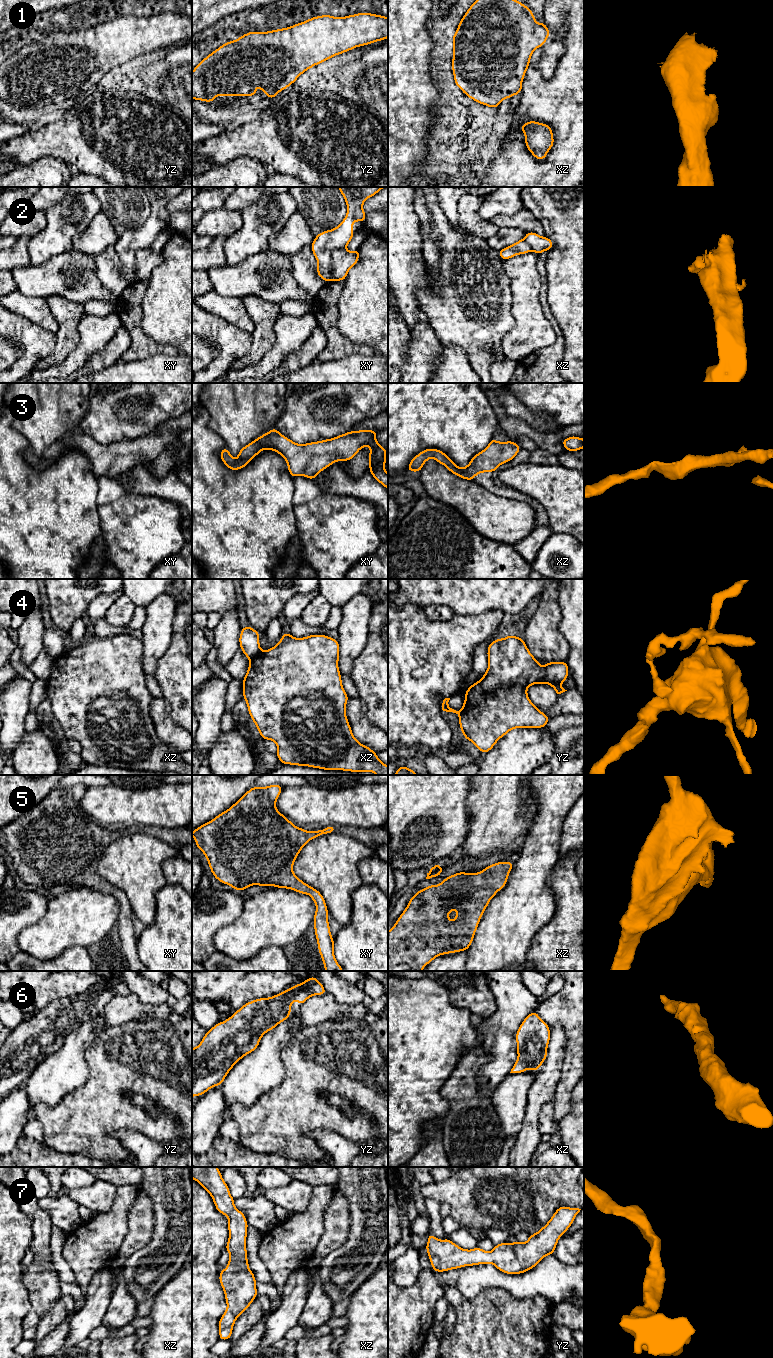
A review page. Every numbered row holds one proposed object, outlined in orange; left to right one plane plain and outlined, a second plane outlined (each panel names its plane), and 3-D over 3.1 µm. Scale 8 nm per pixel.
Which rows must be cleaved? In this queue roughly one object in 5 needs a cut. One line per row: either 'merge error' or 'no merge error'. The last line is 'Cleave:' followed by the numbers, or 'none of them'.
1: no merge error
2: merge error
3: no merge error
4: merge error
5: no merge error
6: no merge error
7: no merge error
Cleave: 2, 4

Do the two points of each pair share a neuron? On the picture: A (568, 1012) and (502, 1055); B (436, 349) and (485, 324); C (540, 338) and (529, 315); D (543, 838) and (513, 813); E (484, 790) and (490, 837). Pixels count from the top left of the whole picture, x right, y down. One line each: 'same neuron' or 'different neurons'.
A: different neurons
B: different neurons
C: same neuron
D: different neurons
E: same neuron

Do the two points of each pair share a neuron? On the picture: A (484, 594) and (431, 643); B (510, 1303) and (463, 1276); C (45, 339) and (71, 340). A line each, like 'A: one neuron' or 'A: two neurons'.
A: two neurons
B: two neurons
C: two neurons

